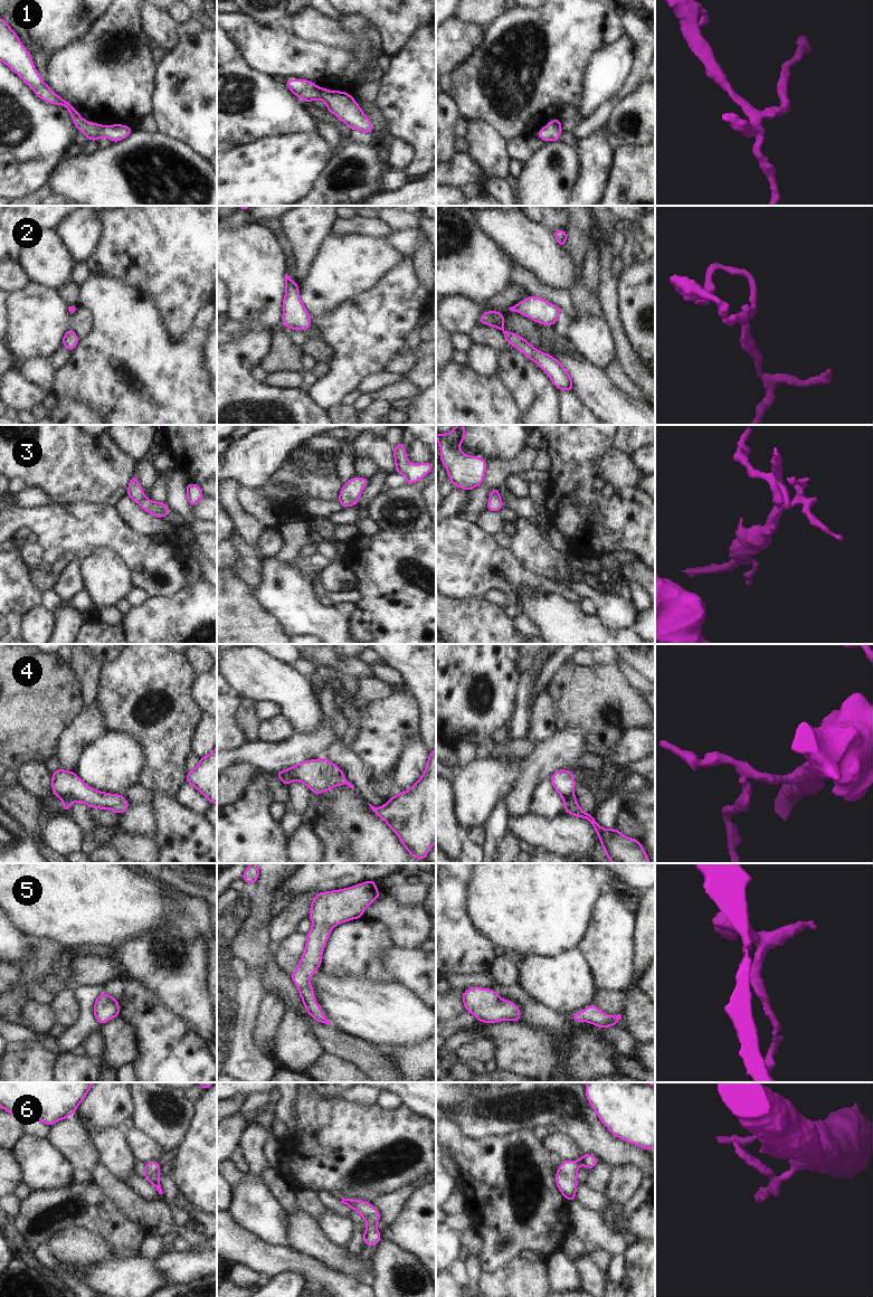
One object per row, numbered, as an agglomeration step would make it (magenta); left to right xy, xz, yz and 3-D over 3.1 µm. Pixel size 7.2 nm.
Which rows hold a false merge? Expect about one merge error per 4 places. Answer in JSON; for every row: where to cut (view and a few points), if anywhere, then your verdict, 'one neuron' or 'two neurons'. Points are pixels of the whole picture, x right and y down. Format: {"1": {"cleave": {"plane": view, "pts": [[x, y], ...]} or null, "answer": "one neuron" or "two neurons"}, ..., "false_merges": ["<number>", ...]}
{"1": {"cleave": null, "answer": "one neuron"}, "2": {"cleave": null, "answer": "one neuron"}, "3": {"cleave": null, "answer": "one neuron"}, "4": {"cleave": {"plane": "xz", "pts": [[280, 778], [284, 773], [287, 773], [293, 779]]}, "answer": "two neurons"}, "5": {"cleave": null, "answer": "one neuron"}, "6": {"cleave": null, "answer": "one neuron"}, "false_merges": ["4"]}

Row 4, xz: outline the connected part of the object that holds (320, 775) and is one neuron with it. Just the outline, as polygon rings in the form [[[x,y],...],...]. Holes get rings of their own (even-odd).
[[[326,758],[305,760],[287,769],[277,771],[275,775],[281,779],[284,773],[288,773],[293,780],[306,785],[313,795],[325,793],[332,787],[343,784],[350,788],[354,788],[353,785],[345,779],[341,768]]]

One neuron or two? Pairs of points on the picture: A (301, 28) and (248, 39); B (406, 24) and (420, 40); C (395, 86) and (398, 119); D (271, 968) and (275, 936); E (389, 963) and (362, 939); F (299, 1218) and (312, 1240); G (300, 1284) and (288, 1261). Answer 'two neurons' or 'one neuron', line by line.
A: two neurons
B: two neurons
C: one neuron
D: two neurons
E: two neurons
F: one neuron
G: two neurons

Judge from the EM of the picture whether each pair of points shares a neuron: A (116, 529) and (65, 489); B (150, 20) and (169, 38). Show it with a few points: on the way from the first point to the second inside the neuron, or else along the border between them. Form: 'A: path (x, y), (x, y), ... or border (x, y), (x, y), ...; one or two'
A: border (56, 503), (93, 503), (107, 507); two
B: path (154, 24), (164, 34); one

